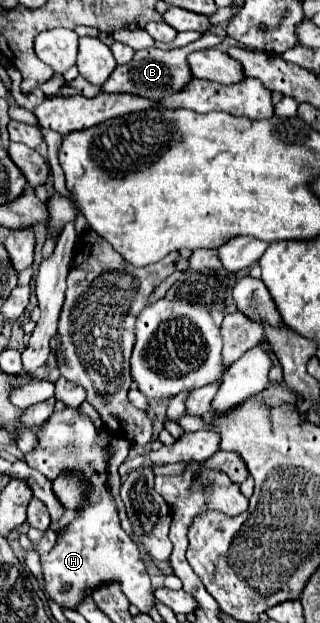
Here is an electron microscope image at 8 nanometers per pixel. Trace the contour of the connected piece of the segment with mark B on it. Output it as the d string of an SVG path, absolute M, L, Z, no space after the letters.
M205 35L195 41L195 43L189 43L181 49L171 49L171 51L161 51L161 49L155 49L155 47L149 47L149 49L143 49L143 51L137 51L133 55L133 61L129 65L119 65L115 67L115 71L111 73L111 77L107 79L107 83L103 85L103 91L105 93L129 93L129 95L139 95L139 97L145 97L153 103L161 101L167 97L167 91L169 93L177 93L181 89L185 89L189 85L189 81L193 79L191 75L191 69L187 65L187 55L191 51L197 51L197 49L203 49L203 47L209 47Z

